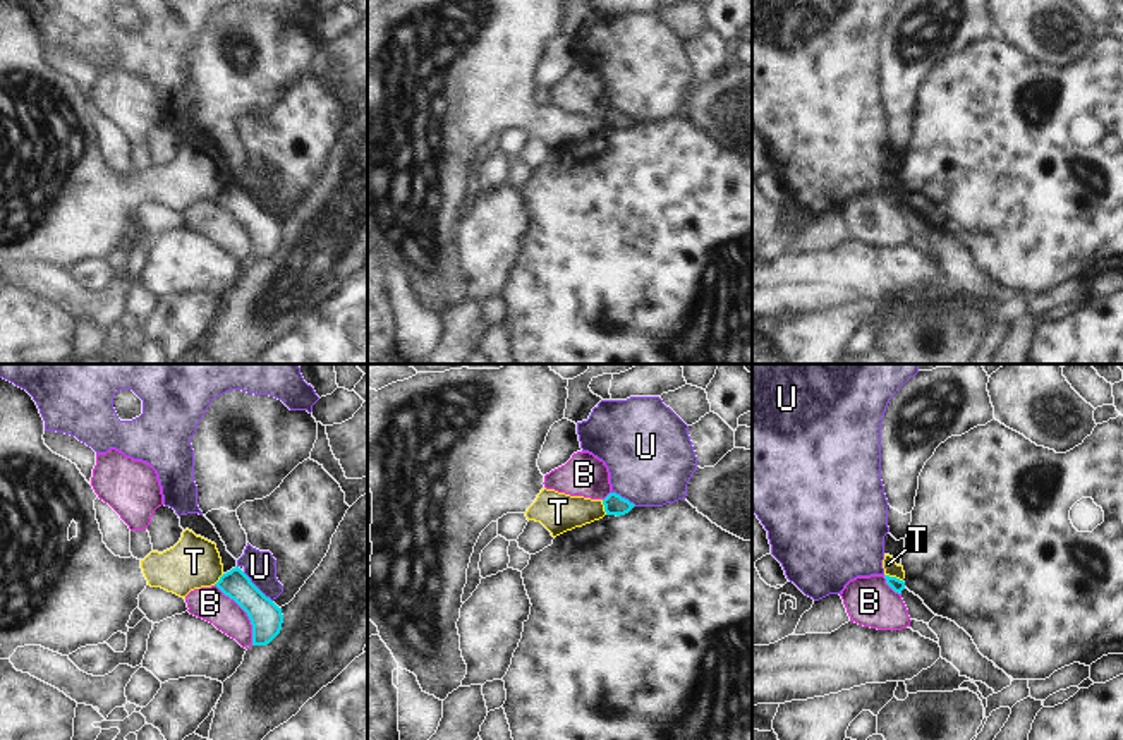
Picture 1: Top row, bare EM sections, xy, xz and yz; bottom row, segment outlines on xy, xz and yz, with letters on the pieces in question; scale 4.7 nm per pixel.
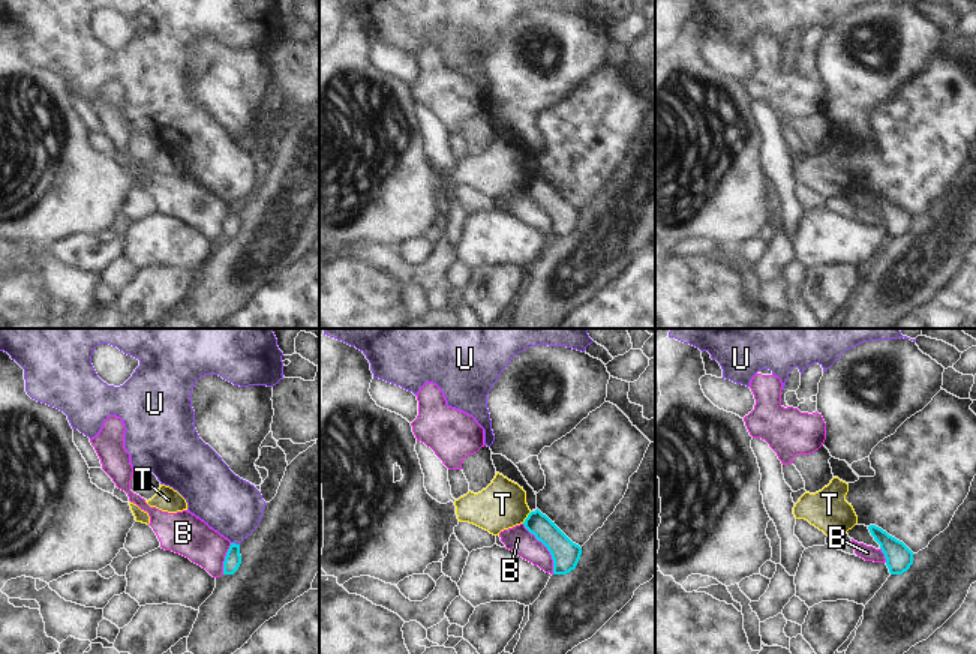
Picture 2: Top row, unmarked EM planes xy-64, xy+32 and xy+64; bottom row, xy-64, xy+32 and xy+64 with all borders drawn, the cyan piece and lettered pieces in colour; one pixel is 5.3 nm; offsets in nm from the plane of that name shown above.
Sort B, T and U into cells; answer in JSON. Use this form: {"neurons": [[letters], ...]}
{"neurons": [["B"], ["T"], ["U"]]}

